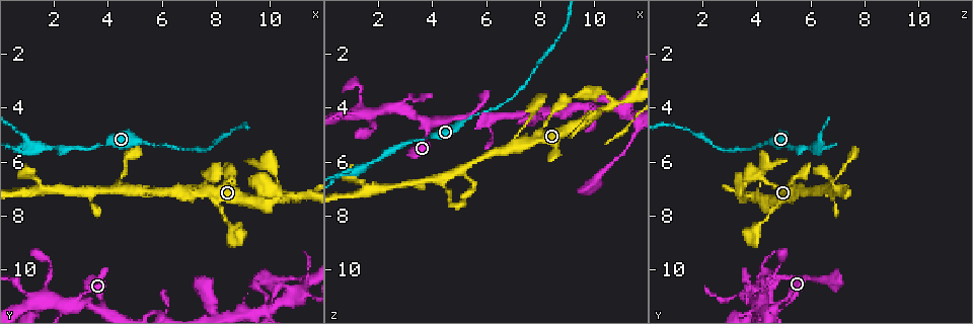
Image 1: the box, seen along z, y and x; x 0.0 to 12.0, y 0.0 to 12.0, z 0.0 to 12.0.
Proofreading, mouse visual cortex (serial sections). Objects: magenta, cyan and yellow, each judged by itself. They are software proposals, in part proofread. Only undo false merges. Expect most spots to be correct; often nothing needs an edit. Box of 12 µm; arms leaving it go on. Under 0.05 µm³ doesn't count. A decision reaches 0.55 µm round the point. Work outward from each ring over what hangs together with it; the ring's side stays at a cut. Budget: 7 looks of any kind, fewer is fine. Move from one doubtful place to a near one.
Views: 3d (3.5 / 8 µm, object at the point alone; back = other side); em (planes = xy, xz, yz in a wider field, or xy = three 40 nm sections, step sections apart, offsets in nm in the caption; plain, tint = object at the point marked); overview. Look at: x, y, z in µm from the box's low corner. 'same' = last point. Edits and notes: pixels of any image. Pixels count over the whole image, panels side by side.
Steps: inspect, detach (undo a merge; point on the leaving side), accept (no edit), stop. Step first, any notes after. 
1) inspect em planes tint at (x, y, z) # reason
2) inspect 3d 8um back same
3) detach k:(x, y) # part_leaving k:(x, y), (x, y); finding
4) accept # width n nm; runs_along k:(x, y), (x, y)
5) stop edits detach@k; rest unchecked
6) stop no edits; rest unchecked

inspect 3d 3.5um at (10.3, 7.3, 4.1) # four or more arms meet

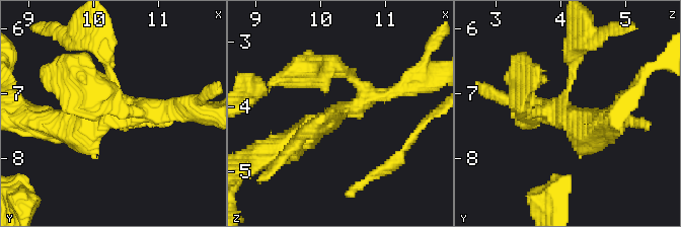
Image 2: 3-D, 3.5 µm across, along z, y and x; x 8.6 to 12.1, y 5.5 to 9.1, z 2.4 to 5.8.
inspect em xy step 2 tint at (10.30, 7.30, 4.10) # arms 4; arm_widths 150, 200, 250, 400 nm; now the EM

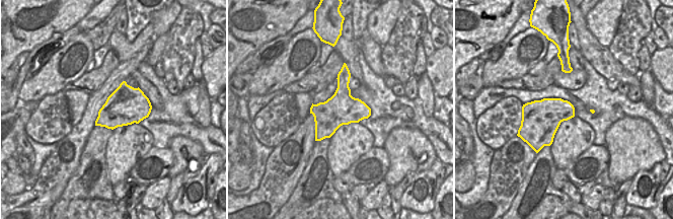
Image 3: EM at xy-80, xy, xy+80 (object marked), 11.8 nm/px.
inspect em planes tint same

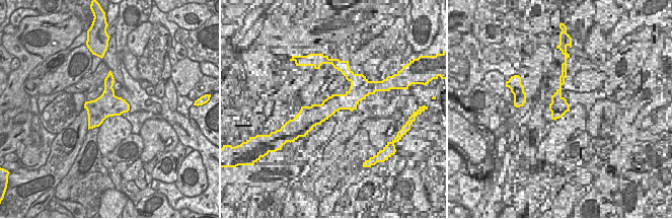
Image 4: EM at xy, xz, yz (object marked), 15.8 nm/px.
accept # runs_along 2:(284, 149), (362, 102), (365, 89), (339, 72); all the same cell

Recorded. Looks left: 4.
inspect 3d 8um at (7.0, 7.1, 5.5) # sharp bend

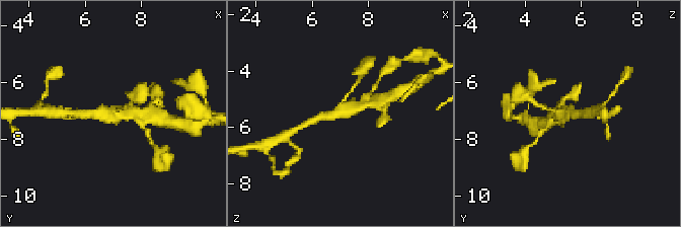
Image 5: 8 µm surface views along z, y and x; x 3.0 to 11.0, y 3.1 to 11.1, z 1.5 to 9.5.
inspect em xy step 5 tint at (7.1, 7.1, 5.4) # arms 3; arm_widths 150, 250, 300 nm; now the EM

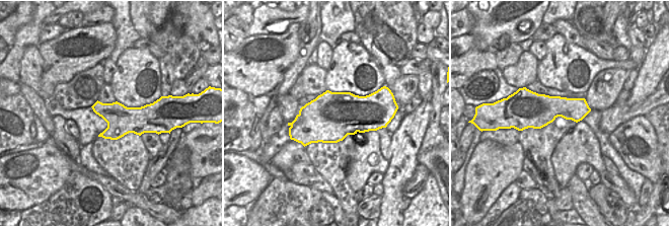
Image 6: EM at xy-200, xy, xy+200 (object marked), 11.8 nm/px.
accept # runs_along 5:(371, 102), (314, 120); all the same cell

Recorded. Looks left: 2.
inspect 3d 3.5um at (1.9, 11.0, 4.2) # sharp bend

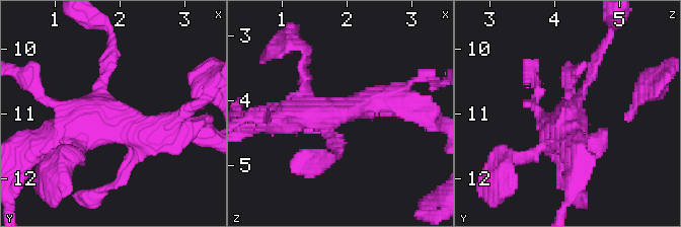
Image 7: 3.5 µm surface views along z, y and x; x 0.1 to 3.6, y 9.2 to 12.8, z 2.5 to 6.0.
inspect em xy step 5 tint at (1.90, 11.05, 4.20) # shape alone is not enough

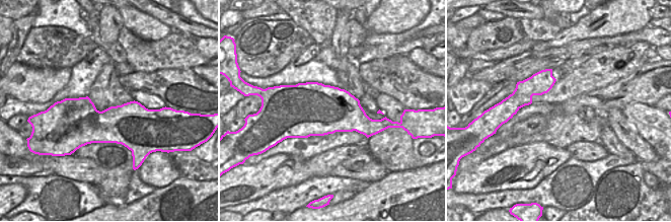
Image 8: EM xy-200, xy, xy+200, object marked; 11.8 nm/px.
accept # width 650 nm; runs_along 7:(402, 104), (278, 117); continuous, no second cell

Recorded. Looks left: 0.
stop no edits; rest unchecked

